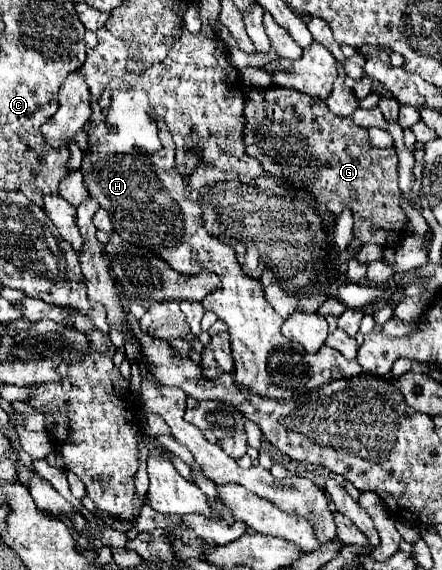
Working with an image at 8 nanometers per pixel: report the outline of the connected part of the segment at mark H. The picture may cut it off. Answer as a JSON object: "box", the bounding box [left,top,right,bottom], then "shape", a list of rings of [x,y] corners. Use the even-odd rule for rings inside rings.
{"box":[80,27,360,399],"shape":[[[106,27],[98,29],[96,37],[98,45],[86,49],[86,61],[80,67],[92,95],[92,129],[88,129],[88,151],[80,171],[88,193],[108,211],[114,231],[124,241],[140,249],[146,247],[152,255],[162,257],[162,261],[170,263],[170,267],[182,275],[210,271],[220,277],[222,285],[218,291],[210,291],[210,295],[202,299],[202,305],[228,325],[234,381],[246,395],[278,399],[280,395],[310,391],[334,379],[360,375],[360,363],[356,359],[346,359],[336,349],[324,345],[316,353],[306,353],[302,345],[284,339],[280,333],[284,321],[264,299],[260,279],[248,277],[236,261],[236,251],[204,229],[200,205],[188,199],[188,177],[198,167],[198,161],[250,179],[262,175],[260,163],[248,157],[242,145],[246,87],[240,73],[228,63],[224,41],[220,37],[208,39],[202,33],[194,35],[182,29],[166,61],[138,75],[126,71],[130,47],[122,39],[110,35]],[[112,77],[134,79],[134,83],[114,91],[108,109],[102,109],[98,101]],[[158,119],[166,121],[176,143],[176,163],[170,171],[158,169],[150,161],[160,141],[156,127]]]}

